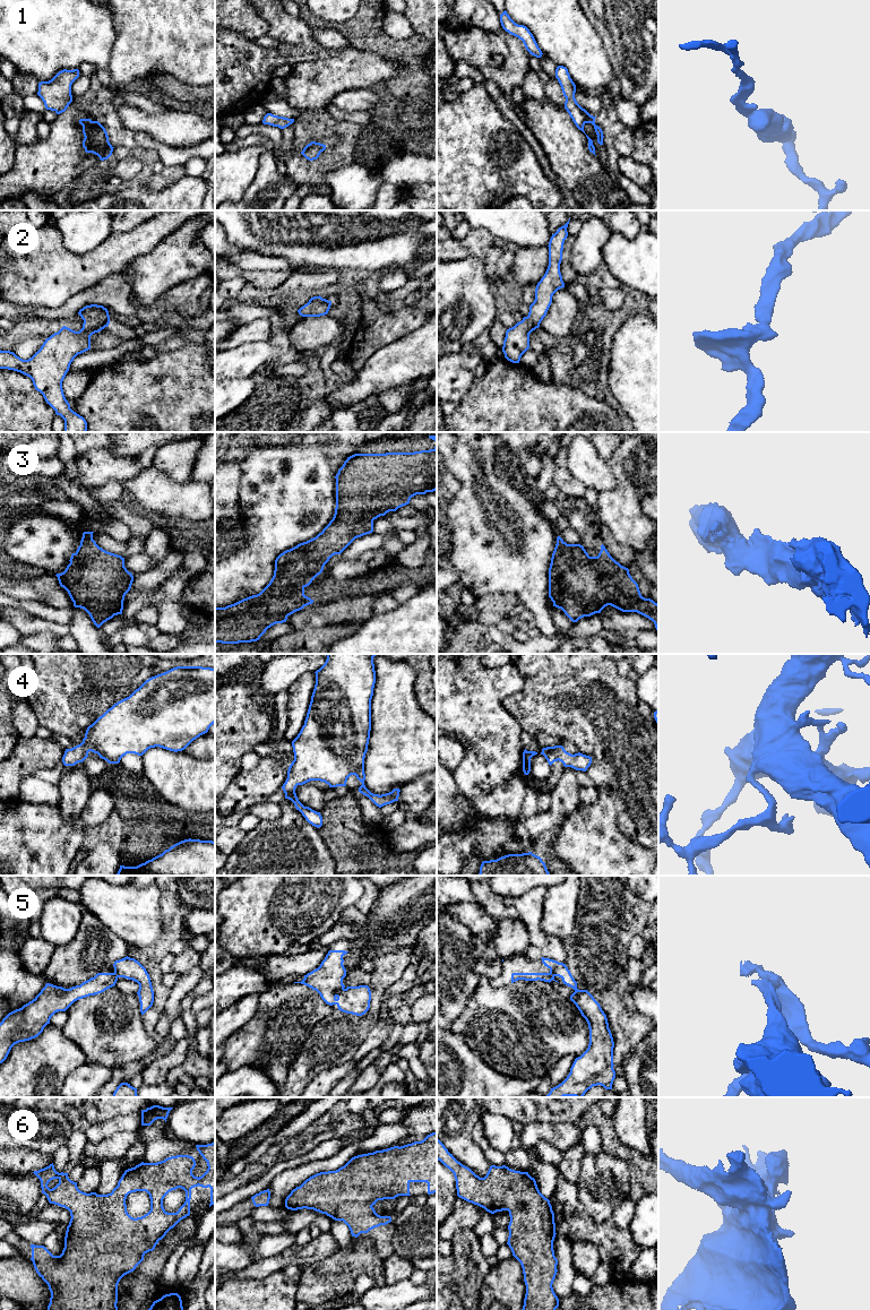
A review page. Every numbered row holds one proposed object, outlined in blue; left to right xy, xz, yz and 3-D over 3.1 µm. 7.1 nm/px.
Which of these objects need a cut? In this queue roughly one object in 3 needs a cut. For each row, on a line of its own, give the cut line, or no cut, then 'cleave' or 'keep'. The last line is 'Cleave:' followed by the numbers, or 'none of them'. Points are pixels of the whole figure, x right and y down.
1: cut none; keep
2: cut none; keep
3: cut none; keep
4: cut none; keep
5: cut none; keep
6: cut none; keep
Cleave: none of them

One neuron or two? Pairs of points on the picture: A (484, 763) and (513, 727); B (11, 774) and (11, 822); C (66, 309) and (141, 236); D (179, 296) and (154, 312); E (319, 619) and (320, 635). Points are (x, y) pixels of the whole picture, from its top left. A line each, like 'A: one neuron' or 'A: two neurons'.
A: one neuron
B: two neurons
C: two neurons
D: one neuron
E: two neurons

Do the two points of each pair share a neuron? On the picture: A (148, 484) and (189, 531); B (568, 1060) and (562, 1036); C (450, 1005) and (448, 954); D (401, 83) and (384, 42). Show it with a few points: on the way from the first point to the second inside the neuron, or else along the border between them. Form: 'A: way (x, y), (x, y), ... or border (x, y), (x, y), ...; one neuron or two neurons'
A: border (153, 511), (170, 517), (203, 520); two neurons
B: border (576, 1057), (571, 1054), (563, 1056), (548, 1073); two neurons
C: way (453, 992), (448, 980), (448, 966); one neuron
D: way (410, 71), (410, 62), (395, 50); one neuron

